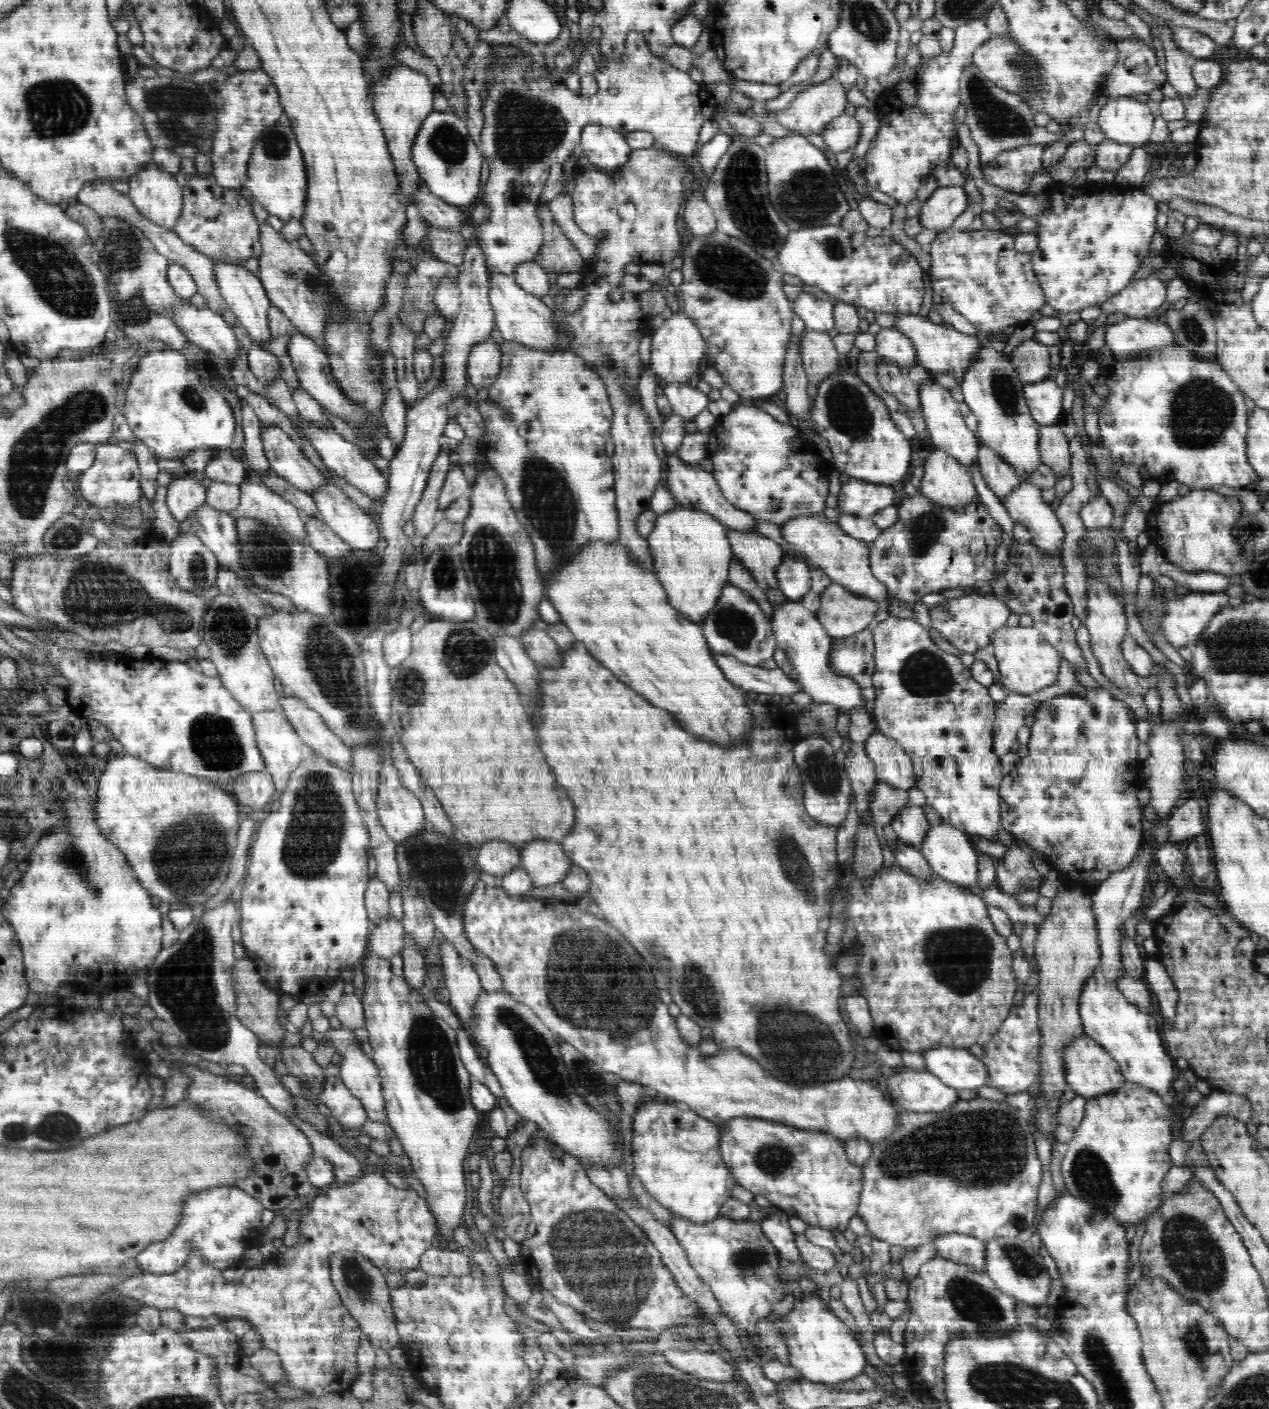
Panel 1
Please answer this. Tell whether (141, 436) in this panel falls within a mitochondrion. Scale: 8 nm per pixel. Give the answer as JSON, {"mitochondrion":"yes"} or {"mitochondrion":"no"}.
{"mitochondrion":"no"}

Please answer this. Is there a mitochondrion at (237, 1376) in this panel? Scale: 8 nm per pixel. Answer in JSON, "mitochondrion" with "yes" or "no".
{"mitochondrion":"no"}

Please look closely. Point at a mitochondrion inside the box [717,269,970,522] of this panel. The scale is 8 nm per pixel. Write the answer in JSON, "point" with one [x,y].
{"point":[847,411]}

